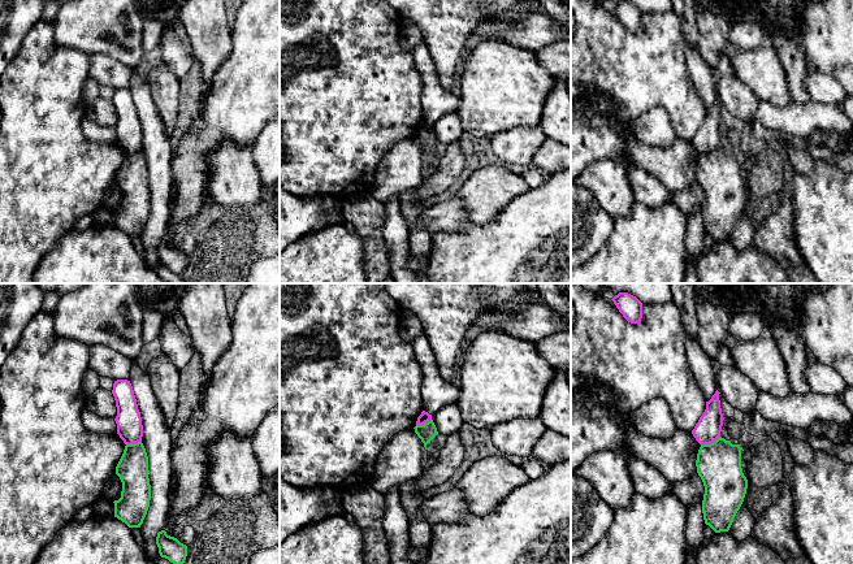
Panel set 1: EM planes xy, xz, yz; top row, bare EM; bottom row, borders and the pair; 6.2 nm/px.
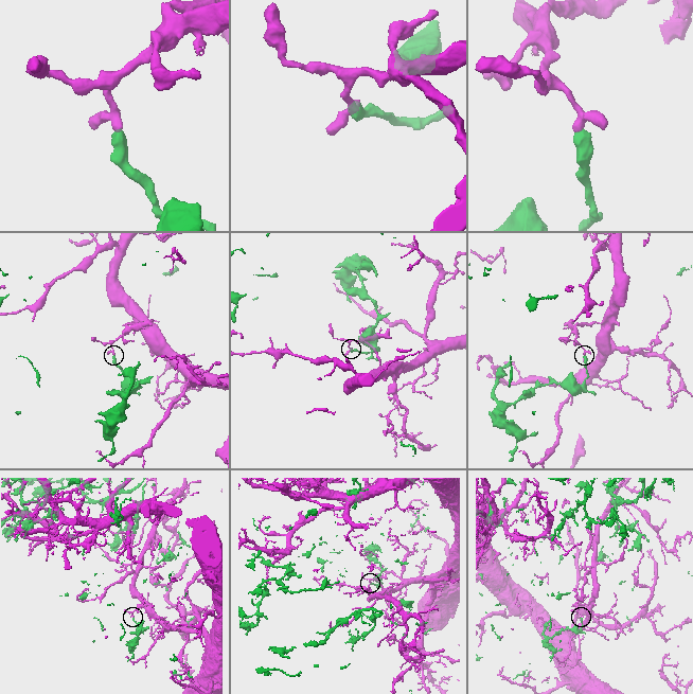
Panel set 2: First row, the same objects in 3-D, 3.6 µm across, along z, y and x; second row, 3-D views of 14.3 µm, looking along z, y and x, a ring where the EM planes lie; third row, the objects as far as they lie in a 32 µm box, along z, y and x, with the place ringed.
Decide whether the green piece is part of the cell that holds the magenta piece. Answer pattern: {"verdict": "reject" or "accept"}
{"verdict": "reject"}

